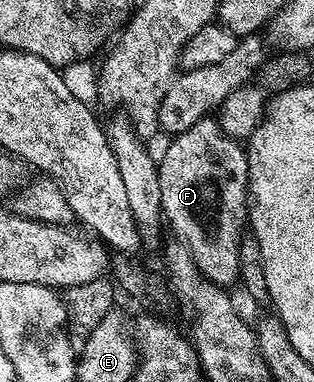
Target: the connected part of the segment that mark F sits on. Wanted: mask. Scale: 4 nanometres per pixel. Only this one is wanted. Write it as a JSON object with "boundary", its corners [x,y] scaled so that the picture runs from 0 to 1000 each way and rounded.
{"boundary":[[[666,301],[551,361],[503,448],[525,586],[611,657],[624,699],[666,736],[732,751],[761,733],[768,631],[790,599],[796,461],[780,387]]]}

